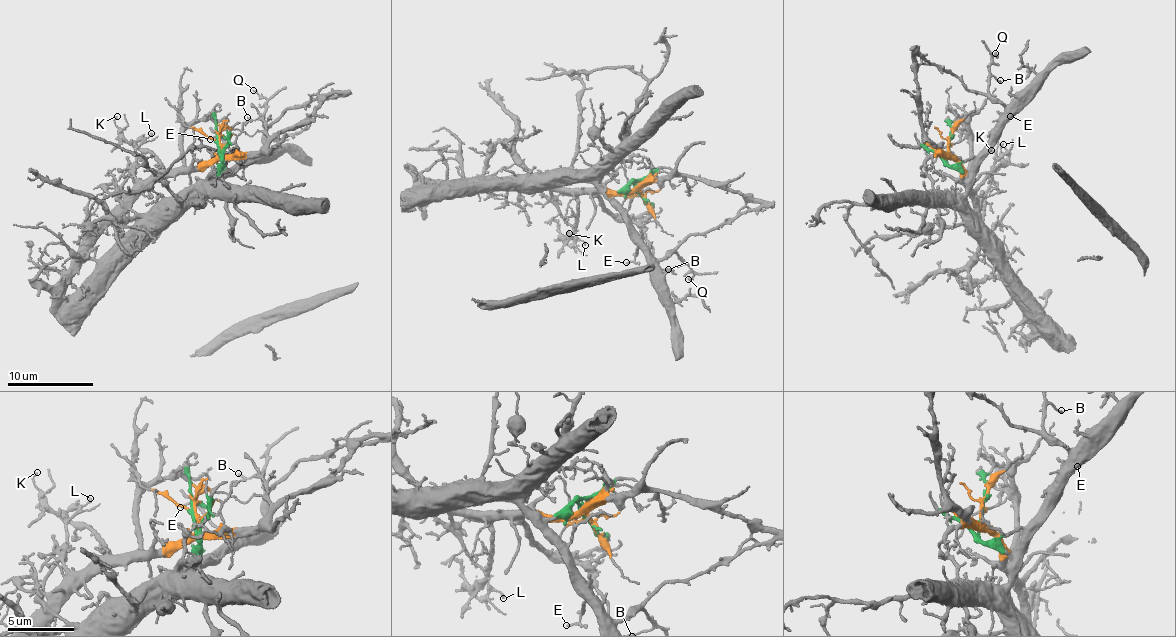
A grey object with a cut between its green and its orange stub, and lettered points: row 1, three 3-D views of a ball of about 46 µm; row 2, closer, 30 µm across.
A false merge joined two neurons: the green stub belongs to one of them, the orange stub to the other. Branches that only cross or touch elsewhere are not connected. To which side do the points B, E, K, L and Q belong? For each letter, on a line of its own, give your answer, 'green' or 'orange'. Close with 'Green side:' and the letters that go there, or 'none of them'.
B: green
E: green
K: orange
L: orange
Q: green
Green side: B, E, Q

